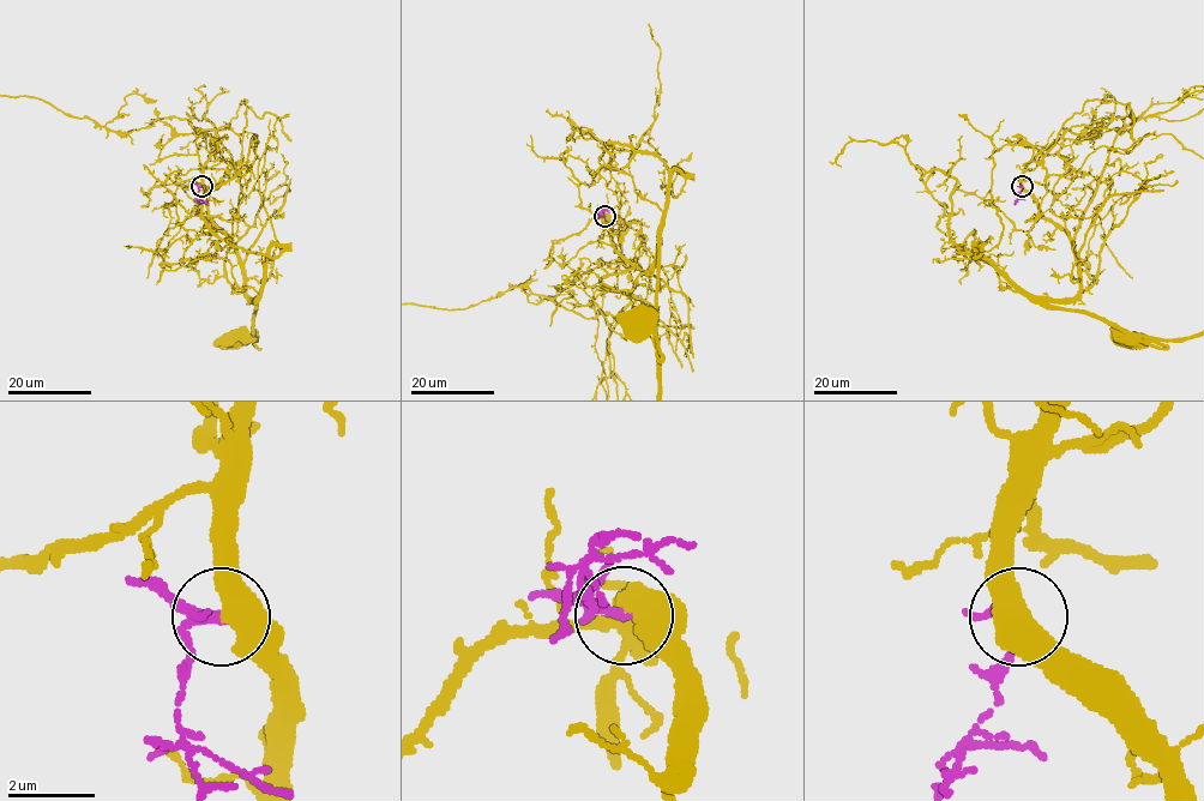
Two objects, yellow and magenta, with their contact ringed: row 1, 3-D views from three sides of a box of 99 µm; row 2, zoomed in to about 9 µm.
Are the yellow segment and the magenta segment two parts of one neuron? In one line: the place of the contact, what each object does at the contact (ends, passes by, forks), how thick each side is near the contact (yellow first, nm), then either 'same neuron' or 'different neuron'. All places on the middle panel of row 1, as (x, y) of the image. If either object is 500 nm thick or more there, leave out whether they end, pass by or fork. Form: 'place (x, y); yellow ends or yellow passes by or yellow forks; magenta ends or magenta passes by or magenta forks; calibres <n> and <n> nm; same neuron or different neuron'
place (604, 216); yellow passes by; magenta forks; calibres 480 and 150 nm; same neuron

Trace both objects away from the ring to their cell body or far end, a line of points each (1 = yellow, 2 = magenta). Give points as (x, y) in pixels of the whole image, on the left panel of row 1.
1: (202, 187), (208, 193), (208, 216), (230, 242), (244, 290), (256, 303), (254, 329), (233, 338)
2: (202, 187), (198, 197), (208, 204)

